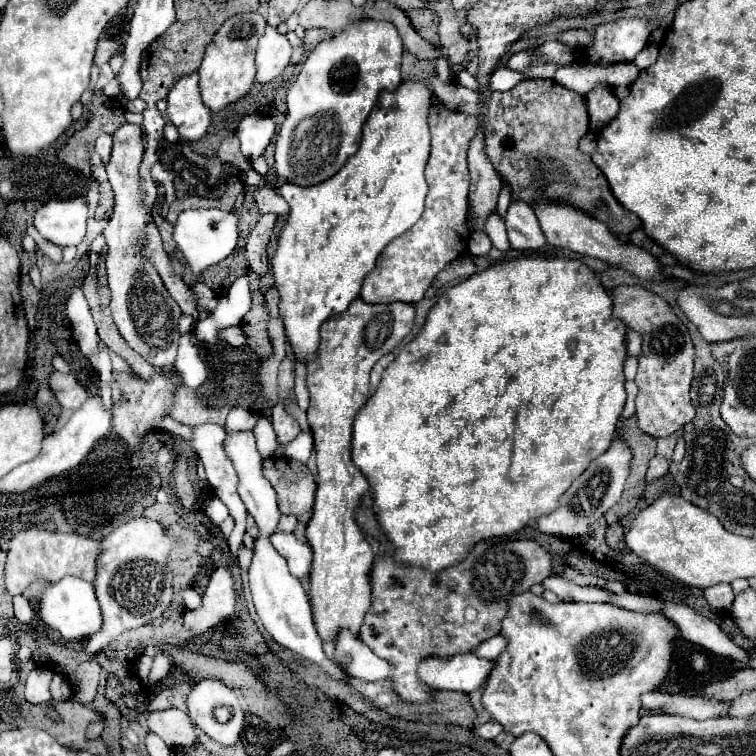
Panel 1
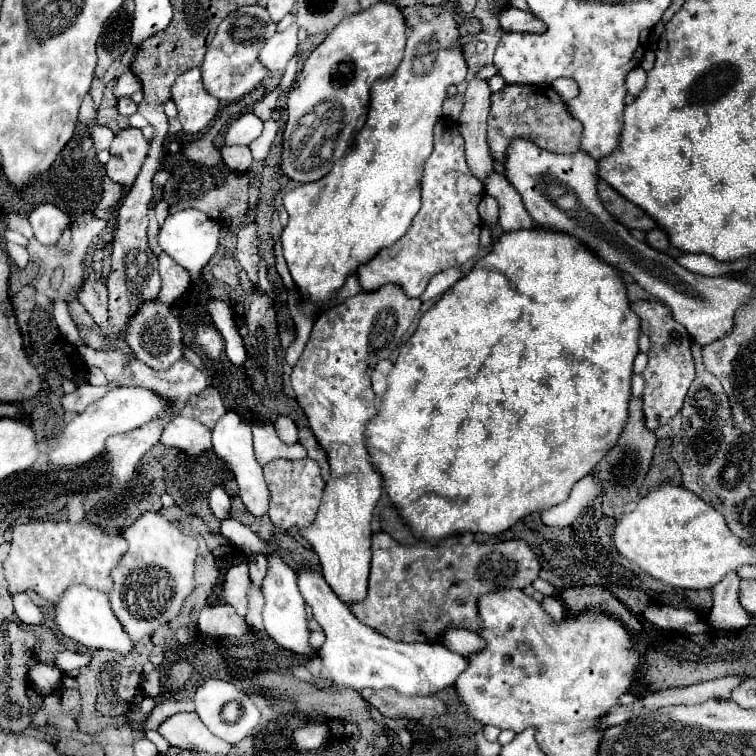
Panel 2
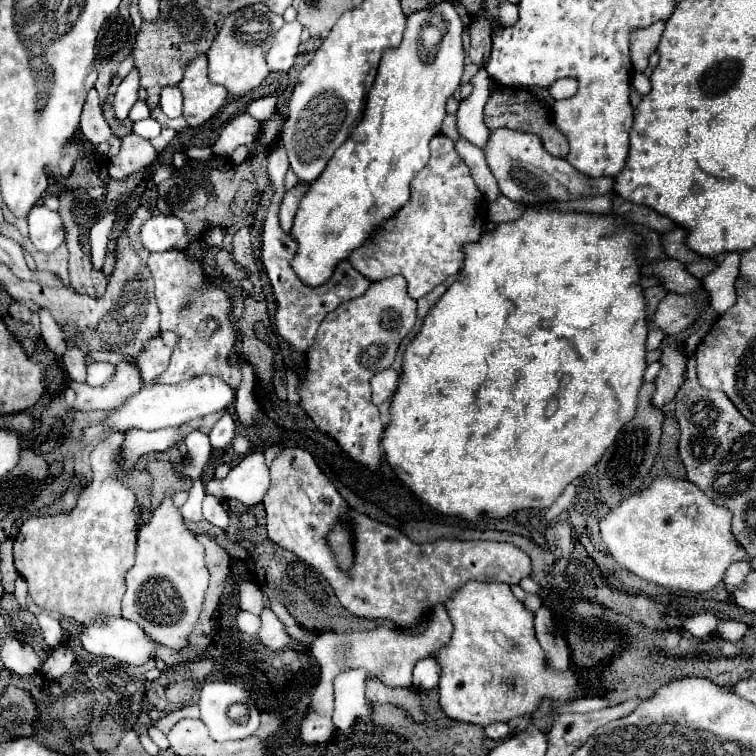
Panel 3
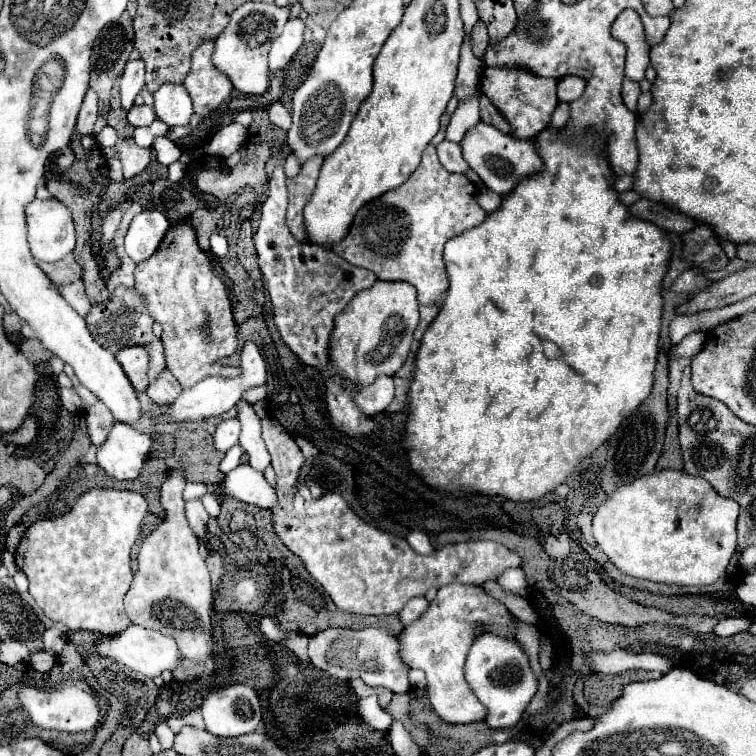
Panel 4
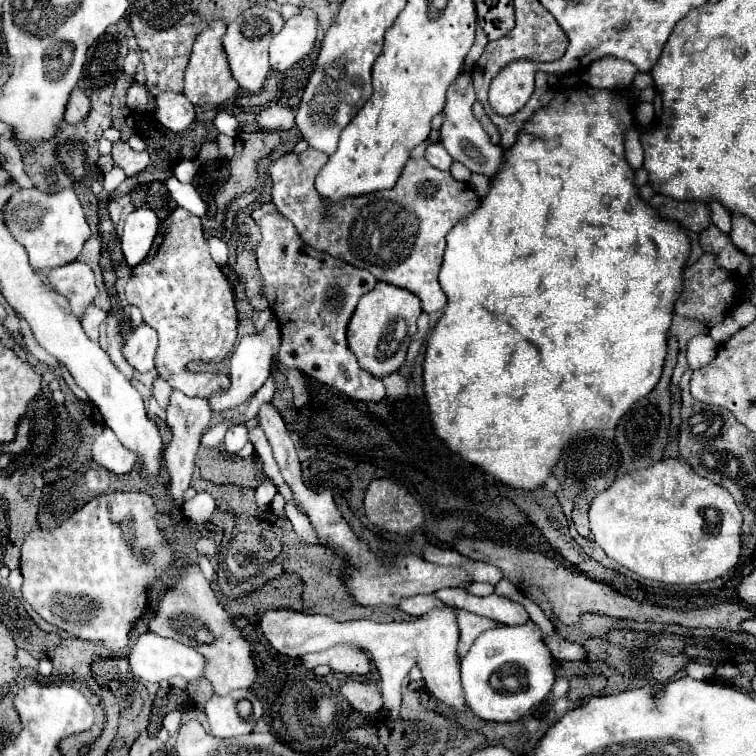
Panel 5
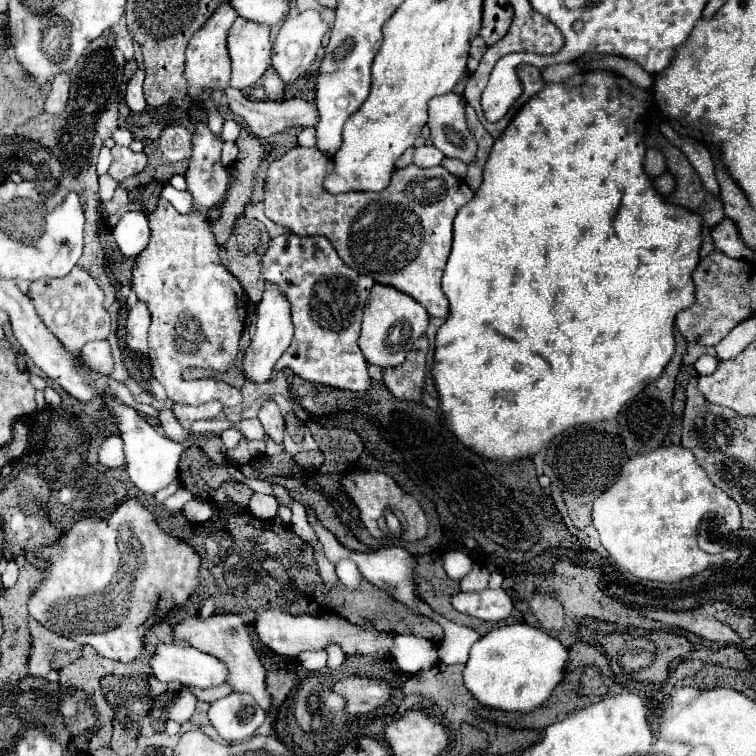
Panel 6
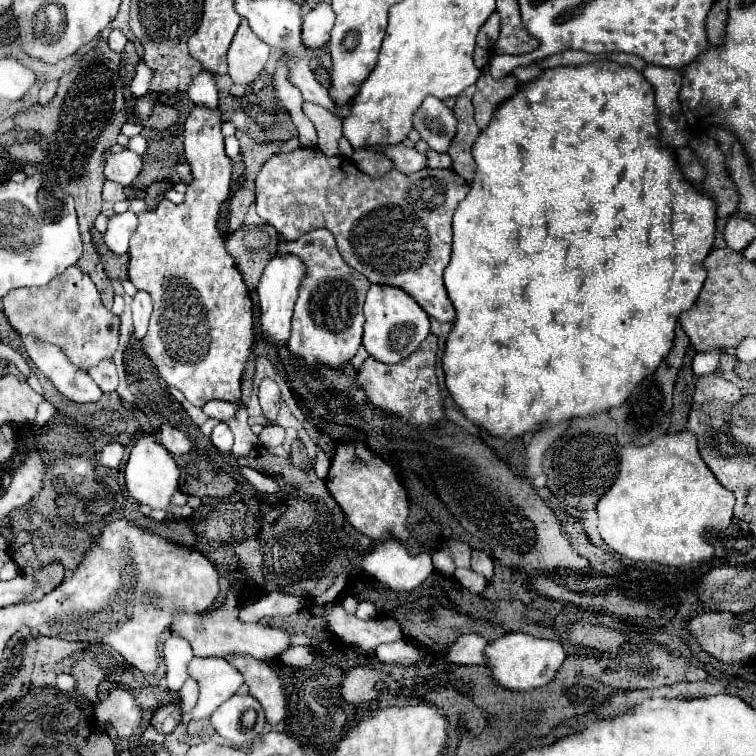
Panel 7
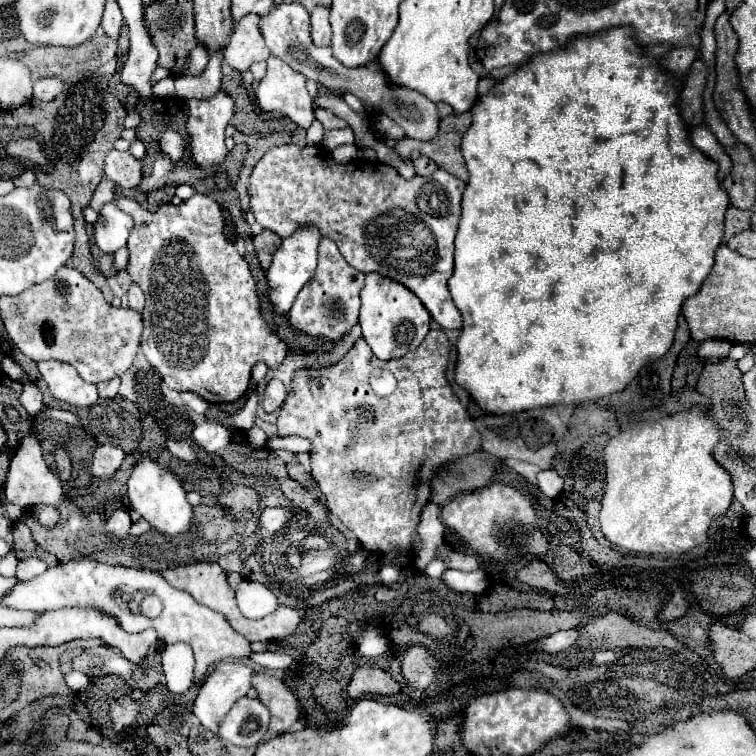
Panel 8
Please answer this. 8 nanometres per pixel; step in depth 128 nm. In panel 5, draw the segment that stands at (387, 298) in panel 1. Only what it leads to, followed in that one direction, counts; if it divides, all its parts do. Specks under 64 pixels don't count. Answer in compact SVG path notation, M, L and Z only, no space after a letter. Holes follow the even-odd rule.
M308 148L300 154L284 154L270 164L268 174L272 178L272 204L276 210L296 226L308 246L364 268L380 282L416 294L422 300L422 310L428 314L444 310L446 296L438 284L438 272L446 236L456 222L478 208L480 198L474 190L466 182L452 178L450 172L434 168L424 158L412 158L406 162L394 188L330 202L314 188L314 178L324 166L324 158L328 156Z

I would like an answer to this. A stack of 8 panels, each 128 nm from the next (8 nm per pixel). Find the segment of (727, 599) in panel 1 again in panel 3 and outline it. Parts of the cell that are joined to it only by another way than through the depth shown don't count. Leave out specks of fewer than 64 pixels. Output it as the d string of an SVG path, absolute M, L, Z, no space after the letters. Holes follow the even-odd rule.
M738 560L738 562L734 562L734 564L728 568L726 576L724 576L724 582L726 582L728 592L734 592L736 586L740 584L740 580L744 580L744 576L748 576L750 572L752 572L750 560ZM722 620L722 624L718 626L718 630L714 632L714 636L724 638L724 640L740 640L744 634L748 632L748 626L744 622L734 622L734 620Z

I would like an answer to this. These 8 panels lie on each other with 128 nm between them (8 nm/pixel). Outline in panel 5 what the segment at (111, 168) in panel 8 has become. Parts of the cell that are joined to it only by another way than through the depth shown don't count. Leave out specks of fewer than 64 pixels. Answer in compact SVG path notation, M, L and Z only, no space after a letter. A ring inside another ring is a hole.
M122 140L114 142L114 146L112 146L112 158L114 158L116 166L124 170L126 176L134 176L134 174L142 172L148 166L148 162L150 162L150 156L148 156L146 150L144 152L134 152Z

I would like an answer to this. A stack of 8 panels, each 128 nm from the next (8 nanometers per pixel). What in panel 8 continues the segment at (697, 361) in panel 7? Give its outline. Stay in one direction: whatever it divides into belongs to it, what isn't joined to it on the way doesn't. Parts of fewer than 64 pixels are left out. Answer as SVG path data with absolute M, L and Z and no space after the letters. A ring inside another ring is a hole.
M706 340L698 348L698 356L704 362L718 362L718 360L722 360L722 358L728 356L730 346L732 344L728 340Z

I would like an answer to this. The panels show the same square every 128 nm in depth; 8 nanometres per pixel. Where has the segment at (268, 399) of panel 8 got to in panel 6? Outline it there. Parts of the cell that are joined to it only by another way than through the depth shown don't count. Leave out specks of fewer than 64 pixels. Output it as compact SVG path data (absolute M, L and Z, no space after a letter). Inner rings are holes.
M272 398L262 404L262 408L258 412L258 420L264 426L266 436L270 436L274 442L282 442L284 420L282 420L282 414L280 414L280 406Z

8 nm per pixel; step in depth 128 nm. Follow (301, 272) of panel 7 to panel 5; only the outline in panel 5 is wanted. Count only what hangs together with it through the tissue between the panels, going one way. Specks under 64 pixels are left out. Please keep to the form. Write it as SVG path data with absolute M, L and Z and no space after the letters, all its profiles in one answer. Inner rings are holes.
M270 316L268 324L262 332L256 332L252 336L242 336L230 358L230 382L232 384L226 392L220 392L220 394L214 394L212 398L208 398L208 402L212 404L212 410L224 412L224 410L230 410L230 408L246 402L268 380L272 362L280 350L280 344L282 344L282 332L280 332L280 324L278 324L276 316Z

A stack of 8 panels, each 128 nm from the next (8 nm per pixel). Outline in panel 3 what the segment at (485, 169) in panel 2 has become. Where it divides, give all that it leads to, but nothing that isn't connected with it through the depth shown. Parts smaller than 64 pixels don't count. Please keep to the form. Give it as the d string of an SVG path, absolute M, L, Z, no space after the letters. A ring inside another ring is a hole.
M446 116L444 118L444 124L442 124L442 132L444 136L452 138L452 140L458 140L458 132L456 132L456 116Z

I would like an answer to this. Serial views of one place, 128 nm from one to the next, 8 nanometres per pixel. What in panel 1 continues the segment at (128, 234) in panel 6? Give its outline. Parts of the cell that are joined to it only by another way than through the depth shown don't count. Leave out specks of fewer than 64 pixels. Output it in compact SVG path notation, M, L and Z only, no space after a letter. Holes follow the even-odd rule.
M214 208L184 210L184 212L178 214L172 238L176 242L176 248L182 252L184 260L188 262L192 274L196 276L196 284L192 286L192 294L194 294L194 300L196 300L198 308L212 310L218 304L216 294L206 284L202 284L202 272L208 266L218 264L220 260L224 260L224 258L228 258L232 254L232 250L236 248L236 242L238 242L238 226L236 226L236 222L238 222L236 214L214 210Z

